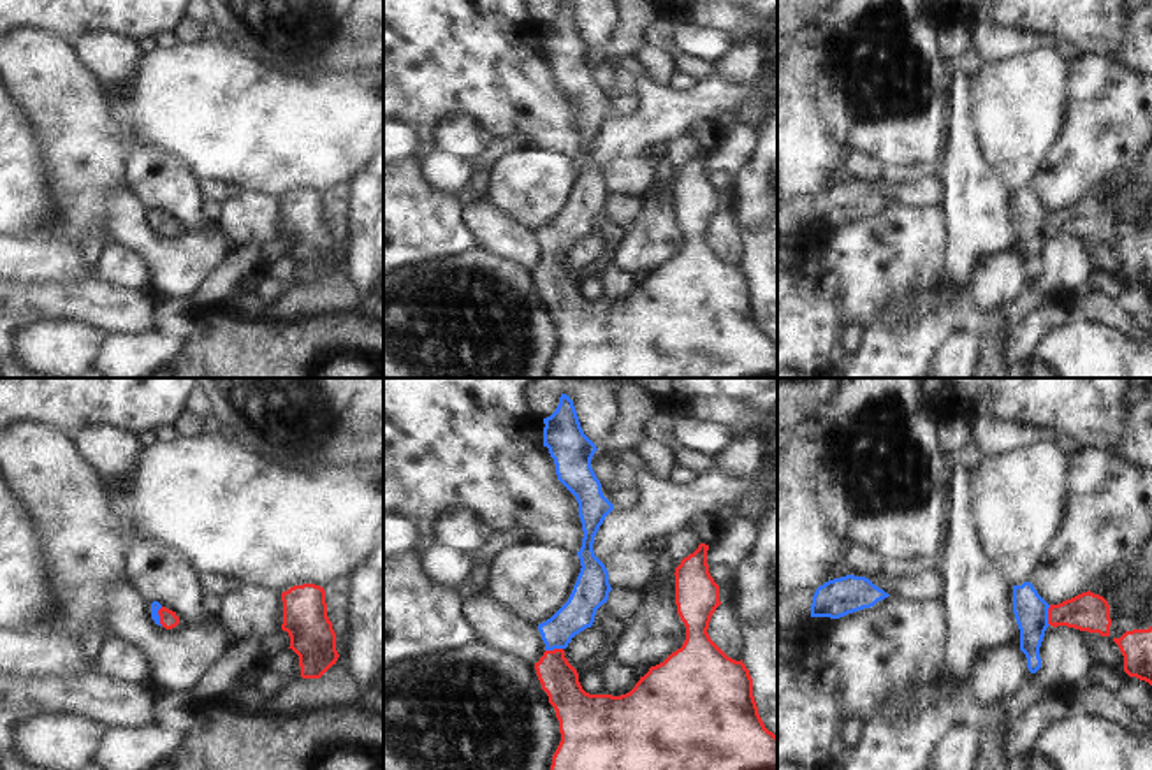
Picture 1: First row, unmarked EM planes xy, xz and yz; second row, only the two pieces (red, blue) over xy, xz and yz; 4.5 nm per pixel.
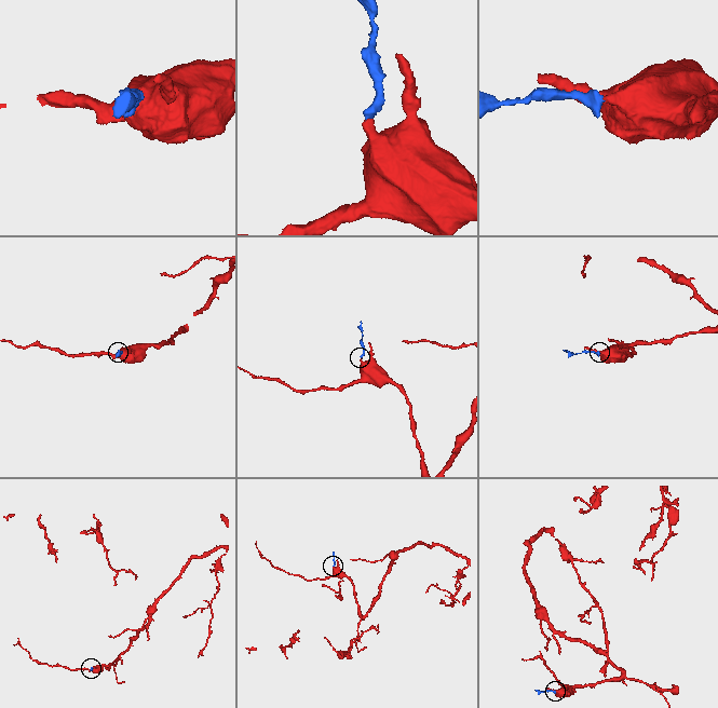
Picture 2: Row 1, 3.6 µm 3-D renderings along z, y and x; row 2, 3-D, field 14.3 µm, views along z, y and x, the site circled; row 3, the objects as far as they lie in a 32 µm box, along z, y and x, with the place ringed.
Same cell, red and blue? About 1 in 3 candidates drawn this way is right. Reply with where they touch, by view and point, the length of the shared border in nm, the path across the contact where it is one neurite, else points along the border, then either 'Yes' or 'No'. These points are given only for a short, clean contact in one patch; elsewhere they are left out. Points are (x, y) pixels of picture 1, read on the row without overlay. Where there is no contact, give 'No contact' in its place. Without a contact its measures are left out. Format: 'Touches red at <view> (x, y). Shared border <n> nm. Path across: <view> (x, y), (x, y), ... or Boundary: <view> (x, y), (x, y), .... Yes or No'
Touches red at yz (1049, 222). Shared border 100 nm. Path across: yz (1089, 218), (1049, 222), (1036, 222), (1031, 217). Yes

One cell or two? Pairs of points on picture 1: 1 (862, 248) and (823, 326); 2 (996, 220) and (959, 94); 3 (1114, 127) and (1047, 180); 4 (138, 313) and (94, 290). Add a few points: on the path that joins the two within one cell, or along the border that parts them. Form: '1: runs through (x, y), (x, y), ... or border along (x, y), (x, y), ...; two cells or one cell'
1: runs through (853, 268), (823, 297), (823, 306); one cell
2: runs through (971, 188), (962, 171), (961, 125); one cell
3: runs through (1098, 139), (1063, 174); one cell
4: runs through (127, 312), (115, 310), (104, 301); one cell

